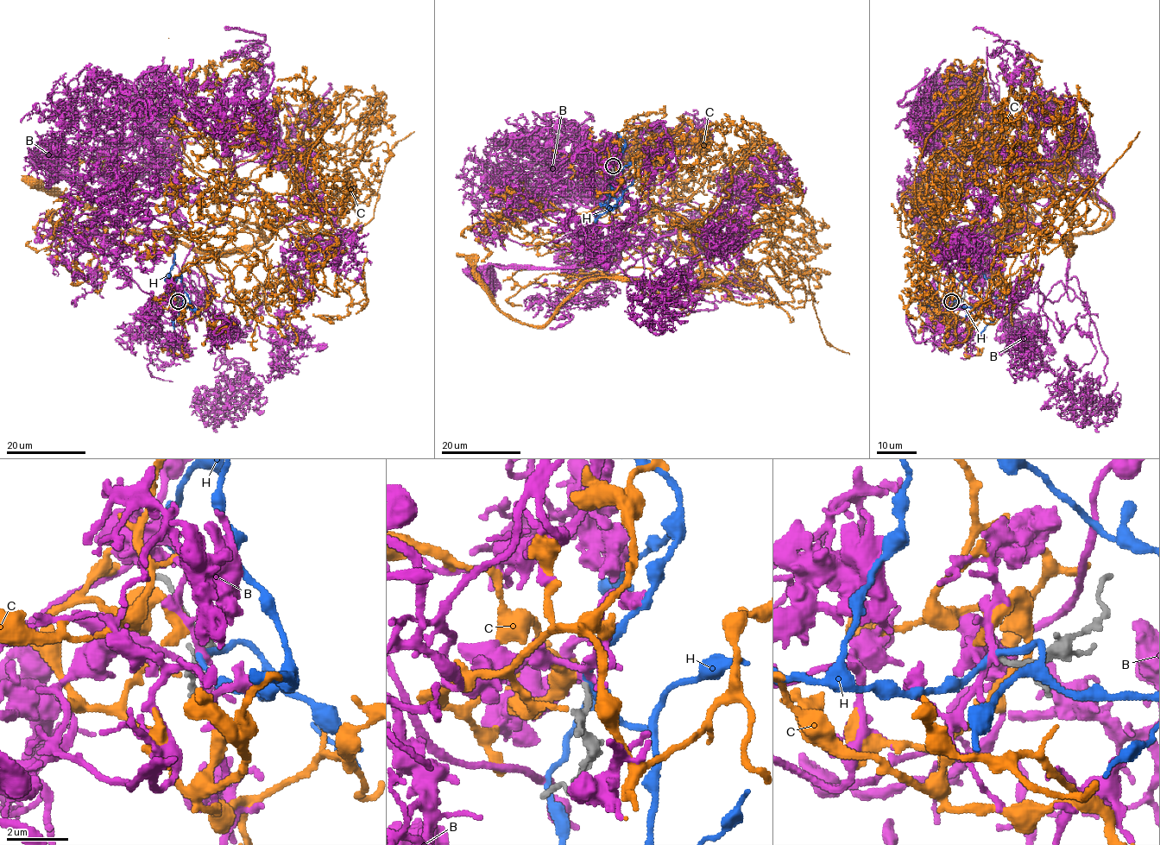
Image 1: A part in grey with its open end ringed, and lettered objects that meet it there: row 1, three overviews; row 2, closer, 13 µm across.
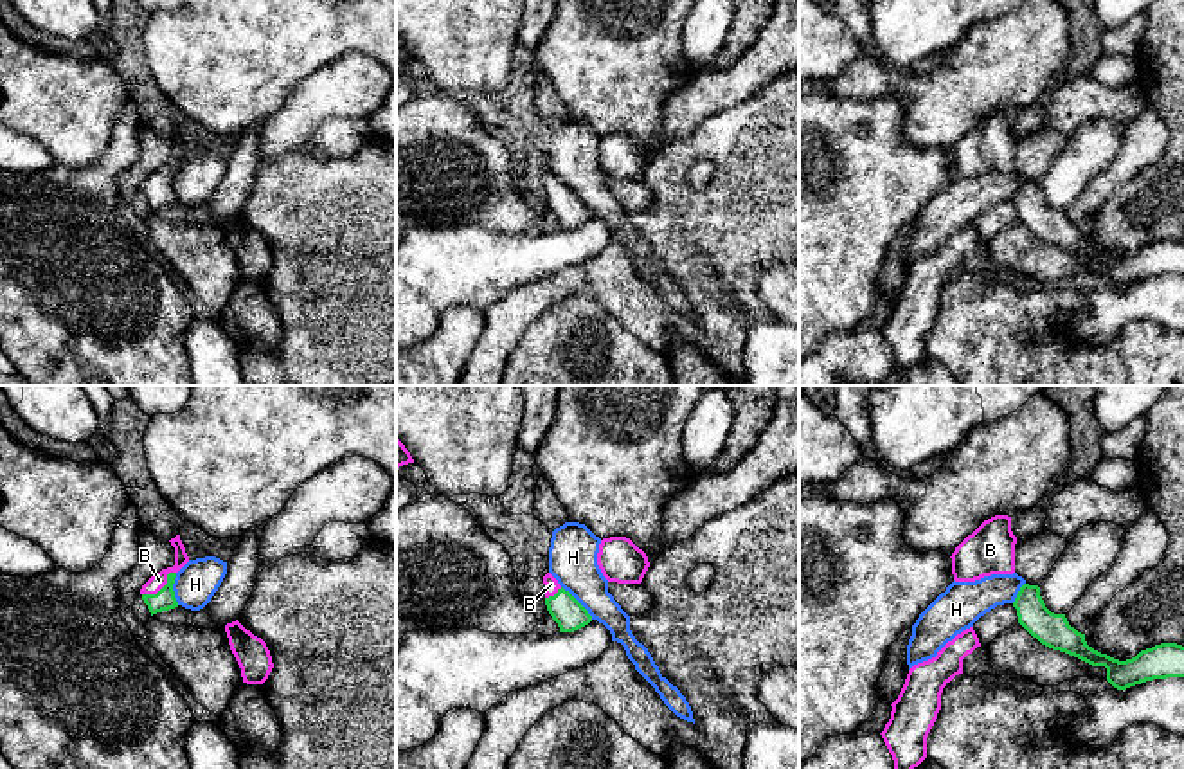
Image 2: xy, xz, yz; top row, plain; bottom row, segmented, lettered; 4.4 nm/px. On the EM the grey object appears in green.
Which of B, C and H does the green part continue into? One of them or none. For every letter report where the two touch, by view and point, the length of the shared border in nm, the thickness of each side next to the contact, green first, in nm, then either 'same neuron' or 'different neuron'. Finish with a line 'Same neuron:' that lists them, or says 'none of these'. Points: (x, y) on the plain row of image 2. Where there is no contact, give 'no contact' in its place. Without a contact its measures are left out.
B: xy (162, 184) | 190 nm | 90/70 nm | same neuron
C: no contact | different neuron
H: xz (578, 199) | 200 nm | 140/220 nm | different neuron
Same neuron: B

